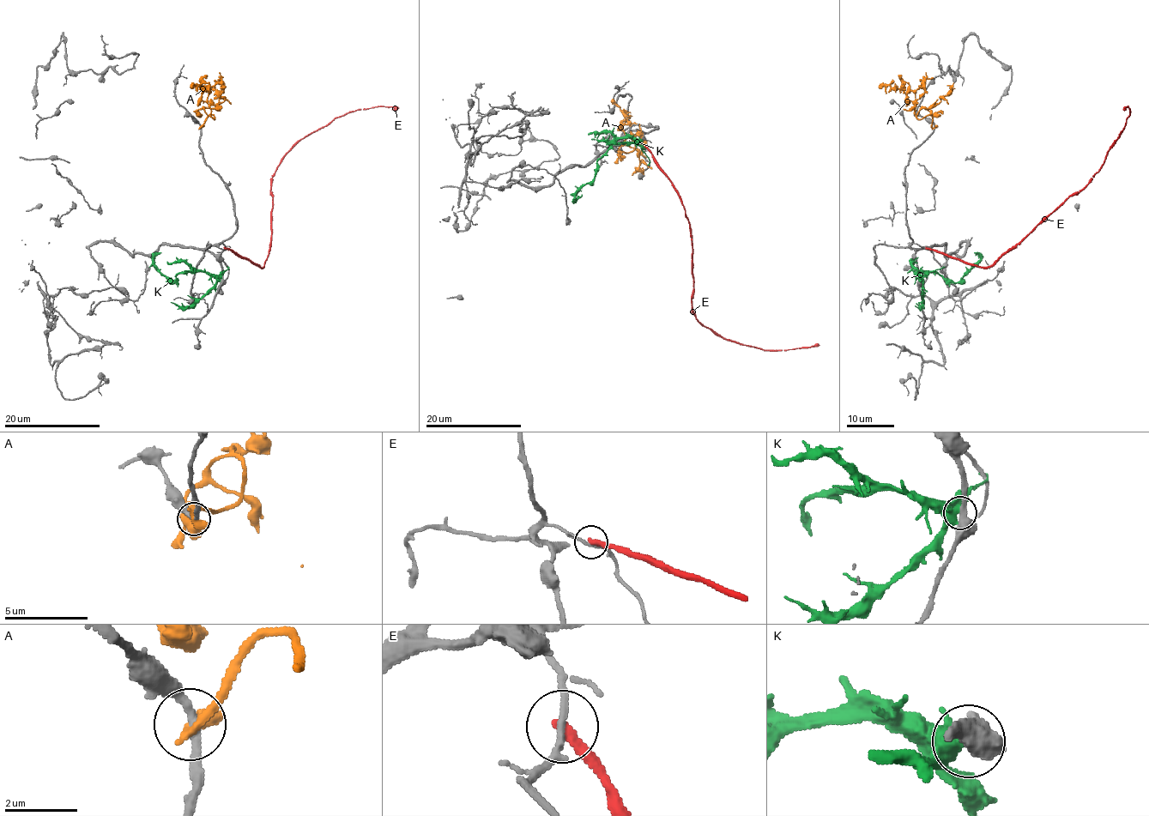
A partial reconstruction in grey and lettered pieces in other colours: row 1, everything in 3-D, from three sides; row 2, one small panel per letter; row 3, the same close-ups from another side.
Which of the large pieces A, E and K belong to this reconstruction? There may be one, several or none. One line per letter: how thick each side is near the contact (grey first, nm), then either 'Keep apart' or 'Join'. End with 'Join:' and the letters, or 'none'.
A: Thickness 240 nm (grey) against 480 nm. Keep apart
E: Thickness 190 nm (grey) against 340 nm. Keep apart
K: Thickness 400 nm (grey) against 600 nm. Keep apart
Join: none

